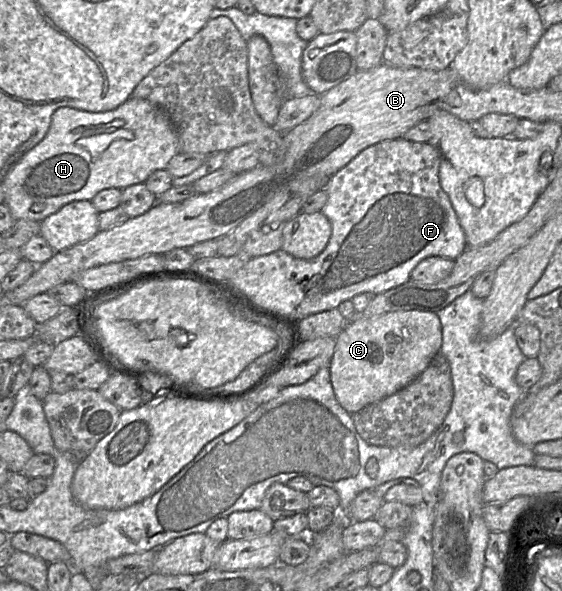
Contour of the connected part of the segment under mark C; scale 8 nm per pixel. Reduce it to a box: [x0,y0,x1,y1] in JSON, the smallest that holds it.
[329,310,442,414]

